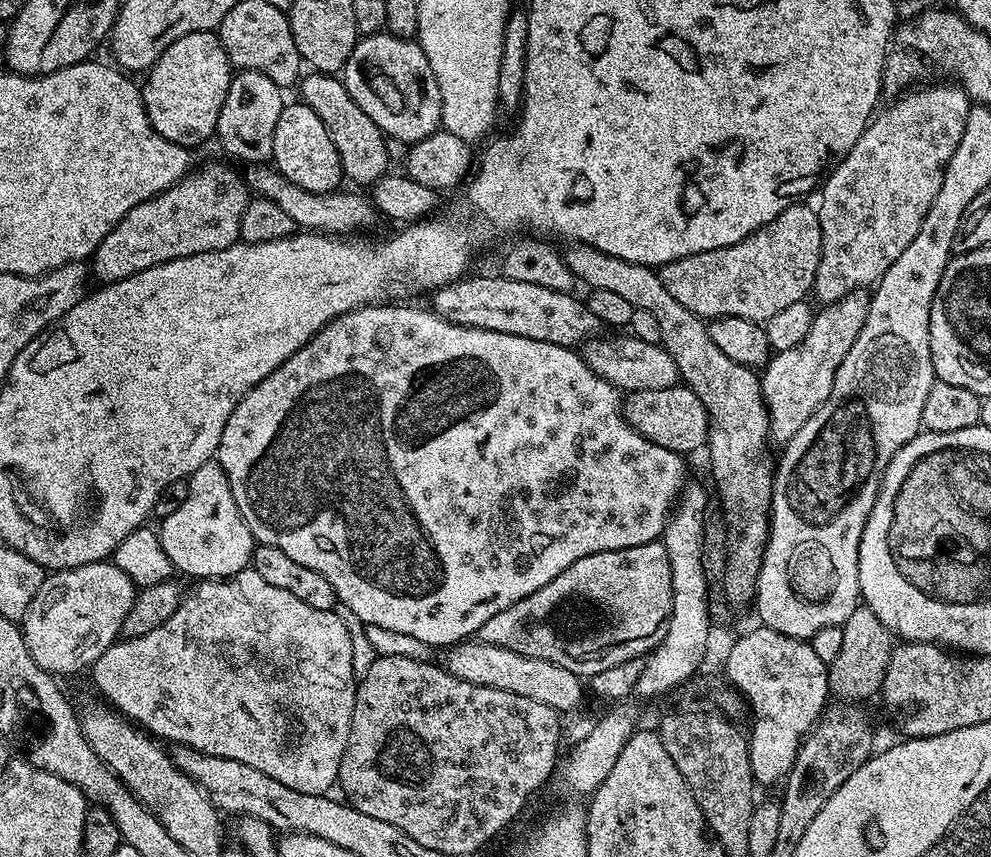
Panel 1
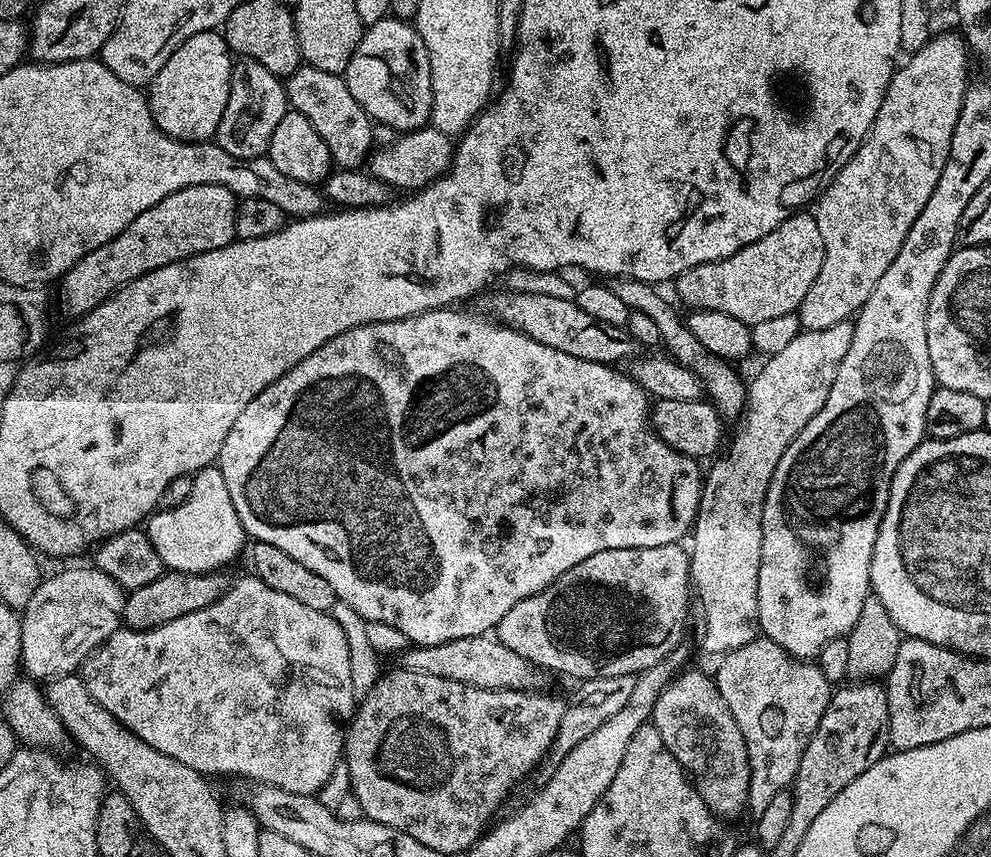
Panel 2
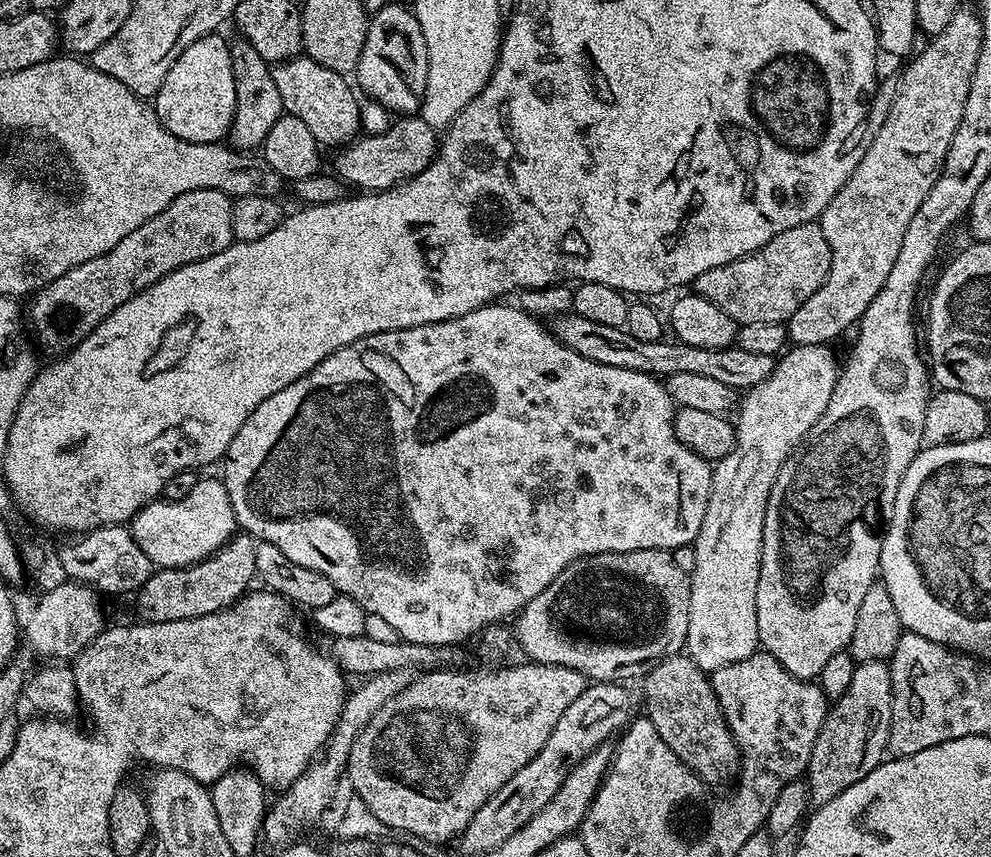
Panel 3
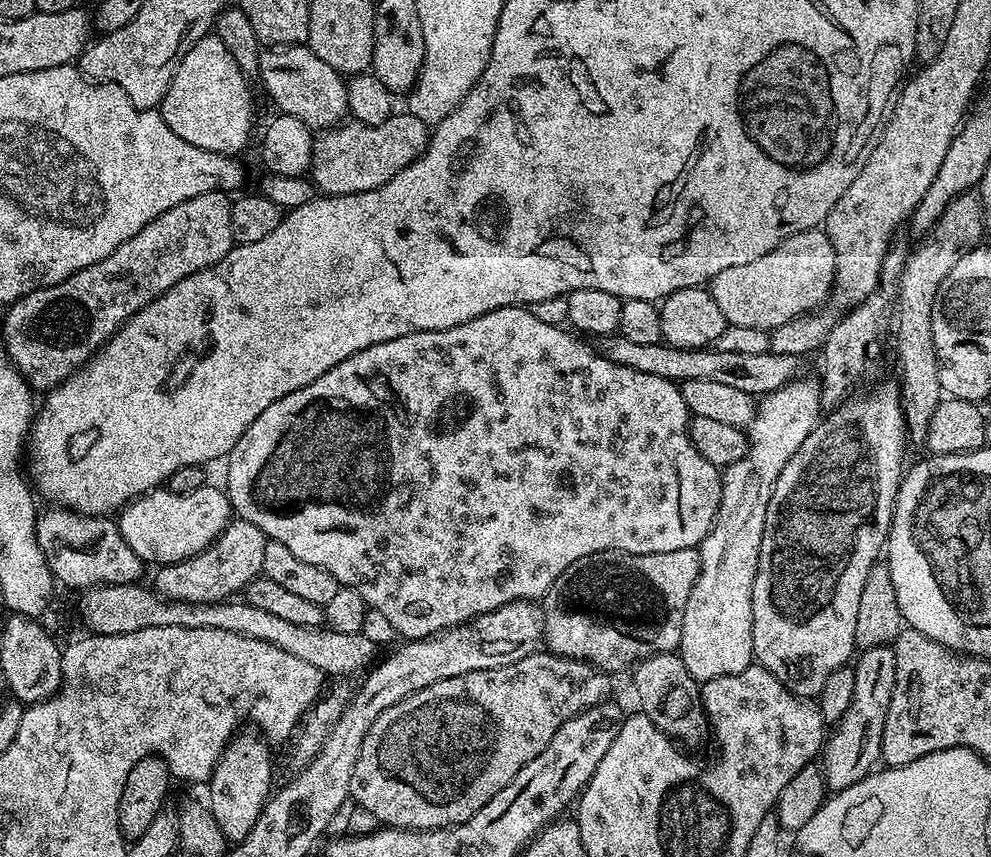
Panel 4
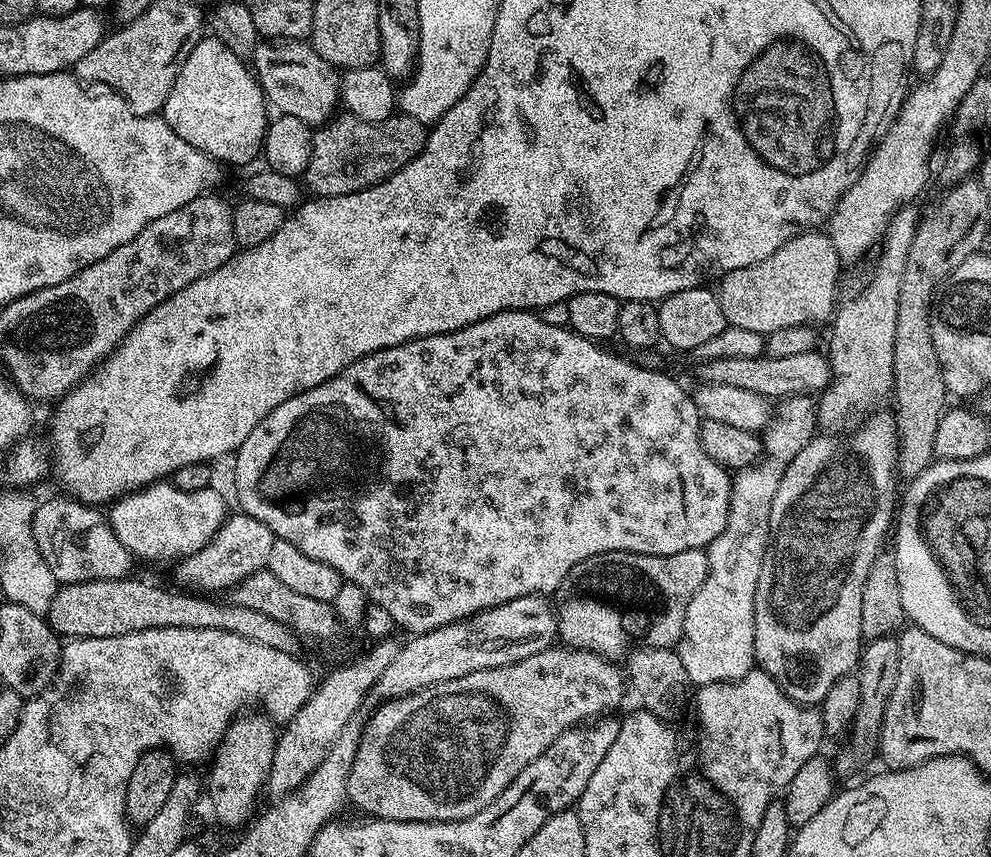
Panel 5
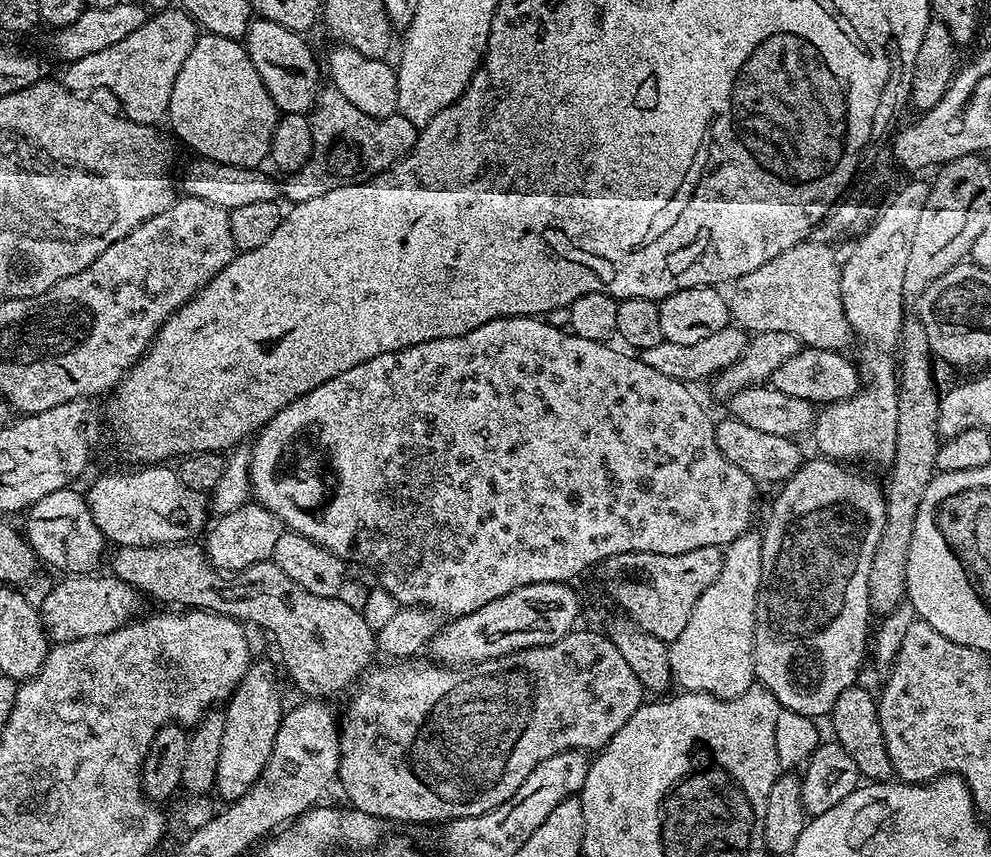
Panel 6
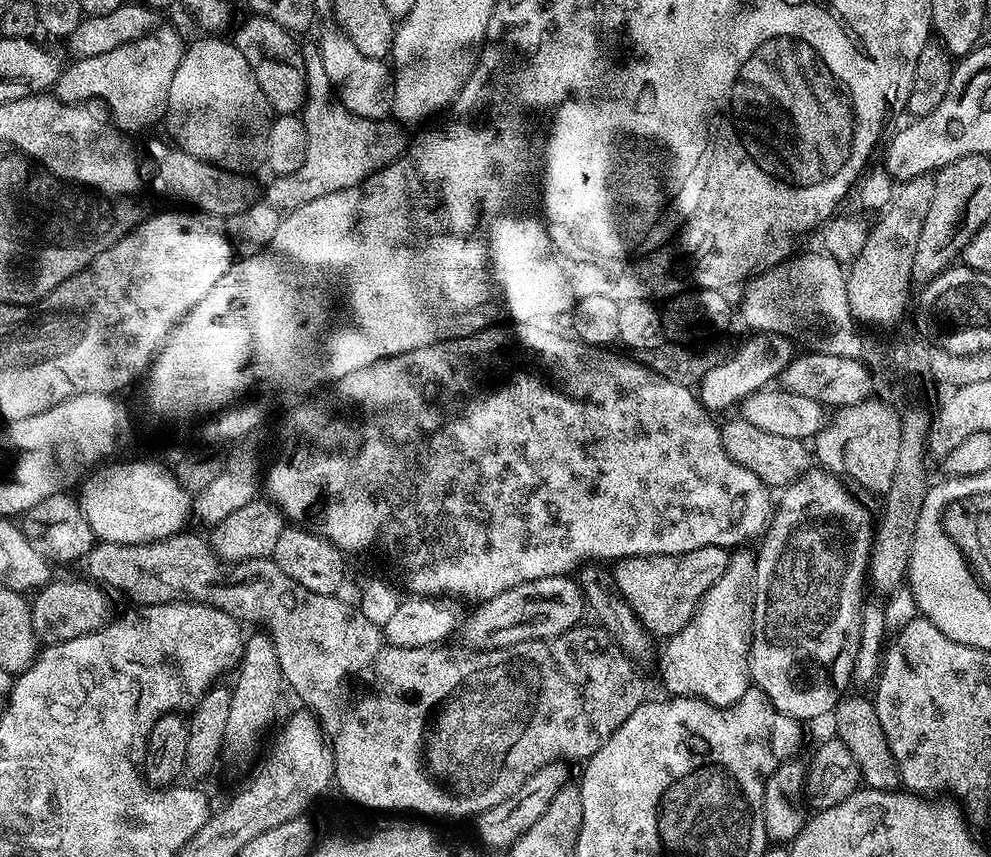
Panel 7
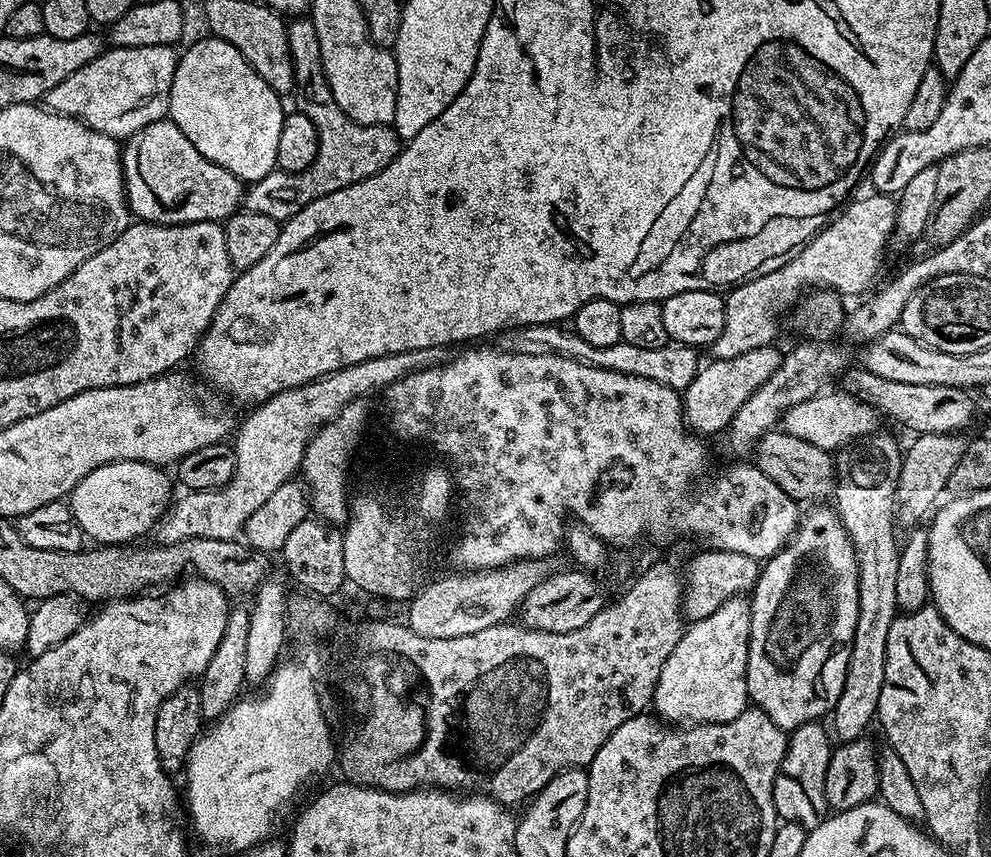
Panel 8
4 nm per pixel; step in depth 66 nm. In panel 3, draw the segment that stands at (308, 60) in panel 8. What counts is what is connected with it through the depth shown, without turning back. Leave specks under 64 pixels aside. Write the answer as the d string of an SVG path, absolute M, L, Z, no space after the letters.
M408 114L397 122L389 123L382 134L370 136L361 135L350 144L345 144L335 153L335 175L344 181L345 185L356 190L367 190L375 194L386 188L395 188L403 184L411 176L416 176L436 157L438 151L437 129L428 125L419 115Z

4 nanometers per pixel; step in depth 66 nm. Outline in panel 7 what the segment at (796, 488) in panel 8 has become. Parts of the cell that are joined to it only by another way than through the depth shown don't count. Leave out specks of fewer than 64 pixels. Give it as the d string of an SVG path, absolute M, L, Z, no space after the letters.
M742 418L723 421L720 424L720 437L722 447L738 466L746 466L759 478L763 484L772 490L783 490L788 485L808 476L811 464L814 464L814 456L809 445L798 438L782 438L782 434L770 434L767 430L758 430L758 426L750 426Z

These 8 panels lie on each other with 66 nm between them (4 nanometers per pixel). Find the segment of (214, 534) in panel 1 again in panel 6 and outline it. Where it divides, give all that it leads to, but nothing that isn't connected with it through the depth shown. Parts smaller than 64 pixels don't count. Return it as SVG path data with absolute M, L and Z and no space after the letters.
M144 466L128 471L132 472L100 476L86 491L88 509L105 541L112 543L113 540L113 545L121 548L183 544L195 541L205 531L204 519L210 515L205 493L182 486L178 474L168 466Z

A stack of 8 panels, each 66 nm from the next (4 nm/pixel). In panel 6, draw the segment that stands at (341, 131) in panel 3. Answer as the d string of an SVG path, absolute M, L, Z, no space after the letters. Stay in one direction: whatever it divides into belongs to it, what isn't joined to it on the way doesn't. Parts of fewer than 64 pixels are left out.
M259 18L252 20L242 39L250 62L254 62L254 70L258 70L258 78L262 78L262 86L266 86L277 109L284 114L311 113L318 99L316 83L320 76L316 73L316 60L304 39L299 32L291 32L286 26L278 26L276 22Z

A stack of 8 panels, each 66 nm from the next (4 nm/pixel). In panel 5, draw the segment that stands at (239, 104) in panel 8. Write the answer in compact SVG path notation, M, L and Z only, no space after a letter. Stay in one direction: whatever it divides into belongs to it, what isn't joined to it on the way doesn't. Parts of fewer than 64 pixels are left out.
M208 34L190 50L186 62L182 62L162 115L182 142L190 142L194 150L202 150L224 165L248 164L261 155L270 123L268 112L270 105L245 57L234 54Z

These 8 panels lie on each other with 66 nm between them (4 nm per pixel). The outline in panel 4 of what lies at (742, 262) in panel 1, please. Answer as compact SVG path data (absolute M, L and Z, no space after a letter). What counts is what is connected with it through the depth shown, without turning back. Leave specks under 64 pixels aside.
M811 228L805 232L786 238L770 254L762 254L762 258L754 258L754 262L745 262L743 266L729 266L722 270L710 282L712 297L718 302L718 310L734 326L754 326L771 330L780 328L786 322L807 313L817 311L829 299L832 283L836 281L836 255L827 232L820 228Z

